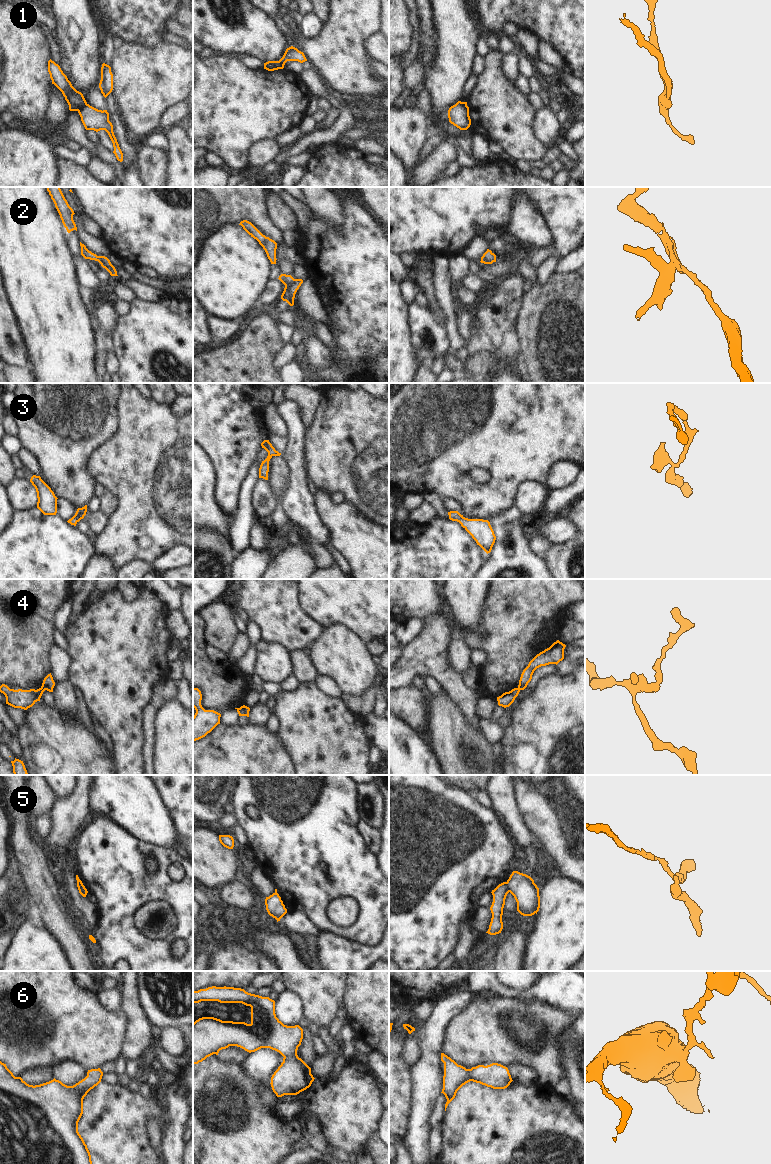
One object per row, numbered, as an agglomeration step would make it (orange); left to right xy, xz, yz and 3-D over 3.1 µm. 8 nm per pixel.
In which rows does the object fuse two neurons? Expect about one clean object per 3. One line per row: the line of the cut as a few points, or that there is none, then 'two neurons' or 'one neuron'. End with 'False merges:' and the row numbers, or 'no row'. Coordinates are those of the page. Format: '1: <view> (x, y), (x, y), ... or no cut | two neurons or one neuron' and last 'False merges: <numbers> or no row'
1: xy (86, 103), (77, 110) | two neurons
2: xz (295, 279), (285, 285) | two neurons
3: no cut | one neuron
4: xy (41, 686), (44, 690) | two neurons
5: yz (506, 882), (509, 891) | two neurons
6: no cut | one neuron
False merges: 1, 2, 4, 5

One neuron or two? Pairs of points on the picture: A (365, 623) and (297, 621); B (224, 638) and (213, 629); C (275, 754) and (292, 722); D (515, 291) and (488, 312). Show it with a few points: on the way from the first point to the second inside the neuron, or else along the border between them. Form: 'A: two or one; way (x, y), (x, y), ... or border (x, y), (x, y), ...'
A: two; border (300, 605), (305, 612), (323, 626)
B: one; way (221, 635), (216, 630)
C: two; border (275, 733), (280, 745), (293, 763)
D: one; way (507, 299), (503, 303), (492, 304)

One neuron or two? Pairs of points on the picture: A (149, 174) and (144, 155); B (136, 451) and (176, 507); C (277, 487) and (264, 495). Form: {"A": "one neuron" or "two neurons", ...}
{"A": "one neuron", "B": "one neuron", "C": "two neurons"}

